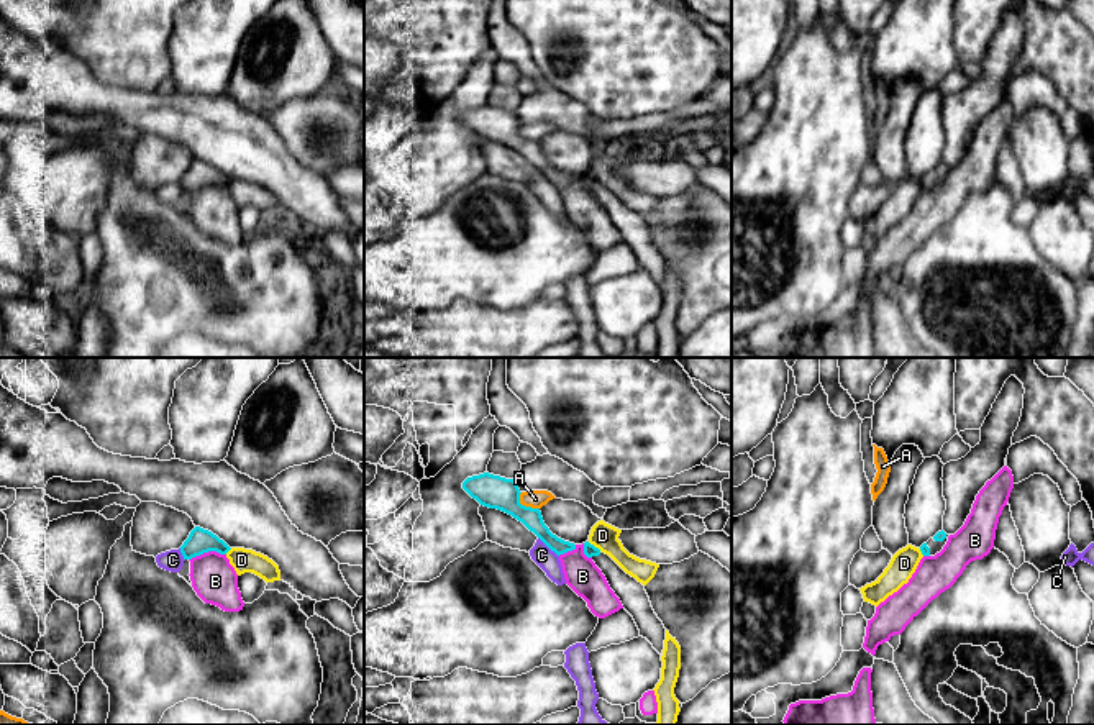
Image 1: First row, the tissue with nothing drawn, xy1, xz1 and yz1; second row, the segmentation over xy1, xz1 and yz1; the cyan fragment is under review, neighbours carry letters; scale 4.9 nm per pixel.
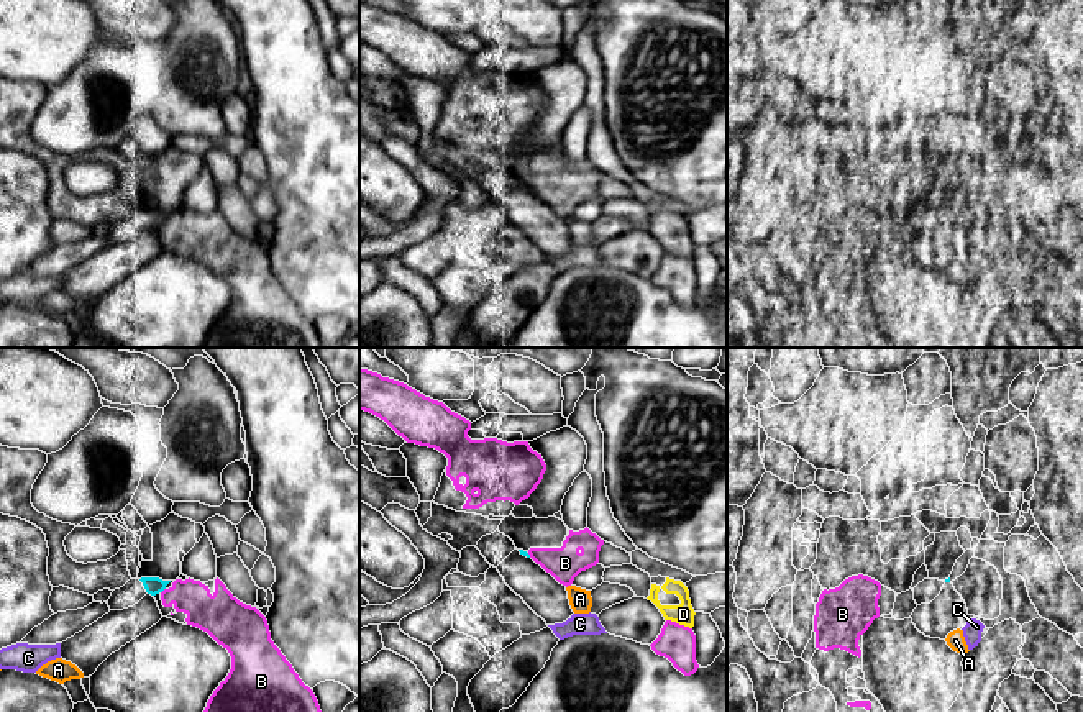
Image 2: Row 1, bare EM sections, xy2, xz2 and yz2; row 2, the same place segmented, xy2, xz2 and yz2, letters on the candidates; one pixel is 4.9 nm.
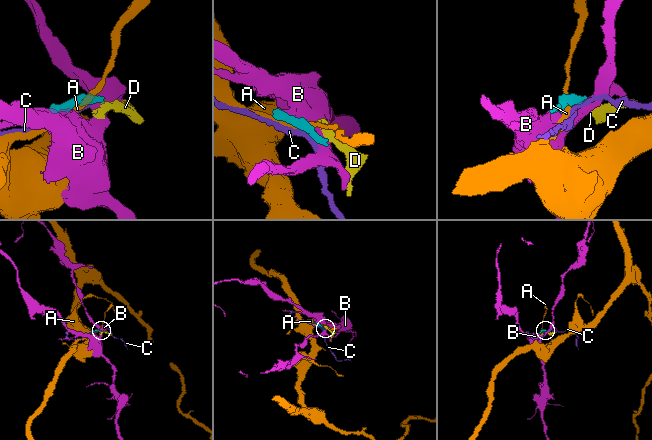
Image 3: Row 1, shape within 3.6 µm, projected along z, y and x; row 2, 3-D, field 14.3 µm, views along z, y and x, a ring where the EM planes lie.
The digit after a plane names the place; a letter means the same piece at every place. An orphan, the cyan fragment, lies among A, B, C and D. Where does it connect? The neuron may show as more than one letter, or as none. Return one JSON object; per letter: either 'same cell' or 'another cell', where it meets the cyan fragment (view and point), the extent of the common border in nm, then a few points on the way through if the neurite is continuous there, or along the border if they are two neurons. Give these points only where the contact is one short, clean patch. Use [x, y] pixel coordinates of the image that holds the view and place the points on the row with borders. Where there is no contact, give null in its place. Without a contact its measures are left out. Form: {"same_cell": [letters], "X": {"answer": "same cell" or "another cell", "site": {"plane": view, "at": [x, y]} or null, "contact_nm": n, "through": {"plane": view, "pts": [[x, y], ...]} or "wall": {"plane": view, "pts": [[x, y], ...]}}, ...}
{"same_cell": [], "A": {"answer": "another cell", "site": {"plane": "xz1", "at": [524, 506]}, "contact_nm": 130, "wall": {"plane": "xz1", "pts": [[519, 494], [522, 504], [538, 509]]}}, "B": {"answer": "another cell", "site": {"plane": "xy1", "at": [207, 551]}, "contact_nm": 190}, "C": {"answer": "another cell", "site": {"plane": "xz1", "at": [548, 547]}, "contact_nm": 140, "wall": {"plane": "xz1", "pts": [[538, 537], [558, 556]]}}, "D": {"answer": "another cell", "site": {"plane": "xz1", "at": [592, 545]}, "contact_nm": 80, "wall": {"plane": "xz1", "pts": [[588, 542], [601, 550]]}}}

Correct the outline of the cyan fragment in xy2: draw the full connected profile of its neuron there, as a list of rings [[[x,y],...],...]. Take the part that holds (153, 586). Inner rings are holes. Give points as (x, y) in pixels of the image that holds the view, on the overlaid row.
[[[159,577],[130,579],[123,587],[115,589],[108,599],[110,610],[123,610],[138,604],[146,594],[156,596],[166,589],[171,581]]]

